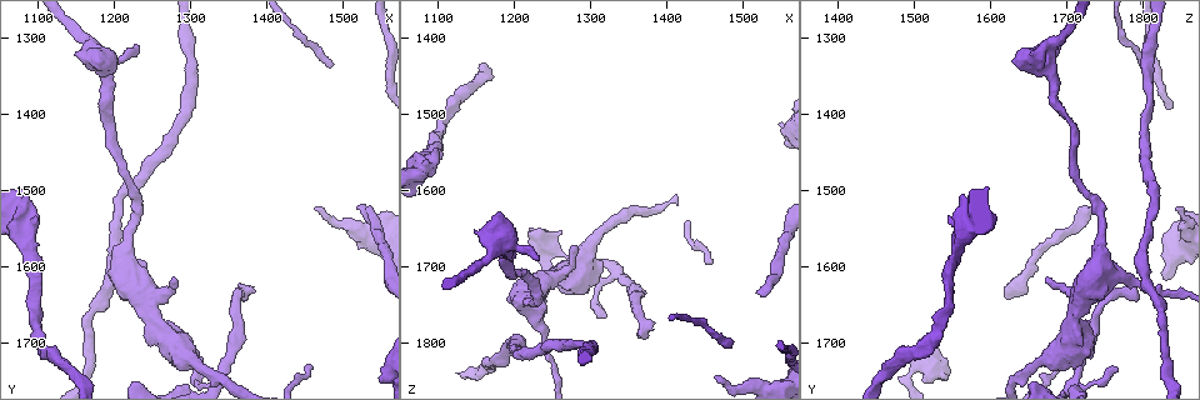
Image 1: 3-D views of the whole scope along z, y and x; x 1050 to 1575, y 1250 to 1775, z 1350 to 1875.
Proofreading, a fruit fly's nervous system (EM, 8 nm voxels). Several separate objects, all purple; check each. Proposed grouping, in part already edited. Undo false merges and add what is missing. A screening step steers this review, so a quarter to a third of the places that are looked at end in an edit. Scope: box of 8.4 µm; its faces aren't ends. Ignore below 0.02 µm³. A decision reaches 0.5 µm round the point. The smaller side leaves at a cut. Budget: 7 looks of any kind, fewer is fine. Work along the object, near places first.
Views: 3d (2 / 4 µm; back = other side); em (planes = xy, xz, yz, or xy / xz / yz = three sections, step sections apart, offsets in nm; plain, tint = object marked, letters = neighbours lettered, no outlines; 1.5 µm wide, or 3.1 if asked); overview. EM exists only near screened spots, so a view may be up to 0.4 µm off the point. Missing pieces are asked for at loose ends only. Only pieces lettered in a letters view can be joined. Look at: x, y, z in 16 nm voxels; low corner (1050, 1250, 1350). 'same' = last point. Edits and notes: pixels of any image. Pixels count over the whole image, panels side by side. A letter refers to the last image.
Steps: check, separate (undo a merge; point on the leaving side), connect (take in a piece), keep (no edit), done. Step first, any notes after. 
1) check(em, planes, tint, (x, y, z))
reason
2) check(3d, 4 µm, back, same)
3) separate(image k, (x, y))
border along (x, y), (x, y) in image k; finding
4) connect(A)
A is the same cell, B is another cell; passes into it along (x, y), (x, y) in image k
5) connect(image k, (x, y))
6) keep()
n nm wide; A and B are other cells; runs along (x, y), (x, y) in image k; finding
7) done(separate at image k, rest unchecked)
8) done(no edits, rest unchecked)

check(3d, 2 µm, (1520, 1525, 1735))
end of a long branch

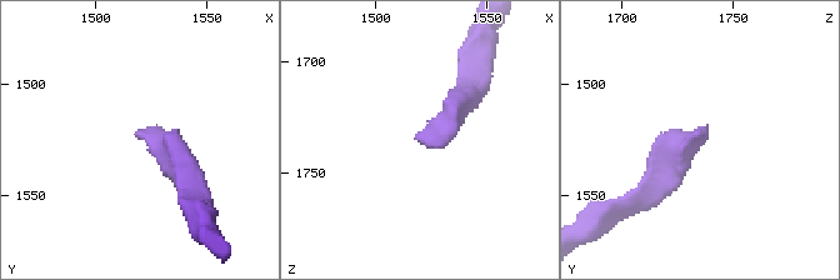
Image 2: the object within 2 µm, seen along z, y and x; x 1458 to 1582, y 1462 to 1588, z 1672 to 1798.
check(em, xy, step 4, tint, (1519, 1522, 1735))

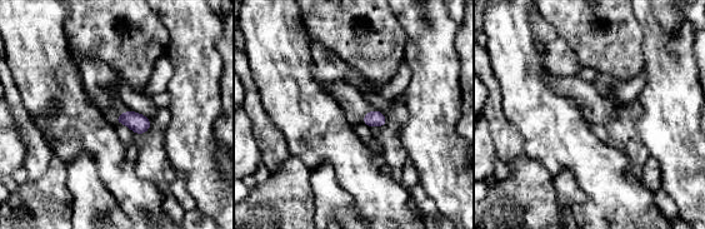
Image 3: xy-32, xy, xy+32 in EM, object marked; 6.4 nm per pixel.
check(em, planes, letters, same)

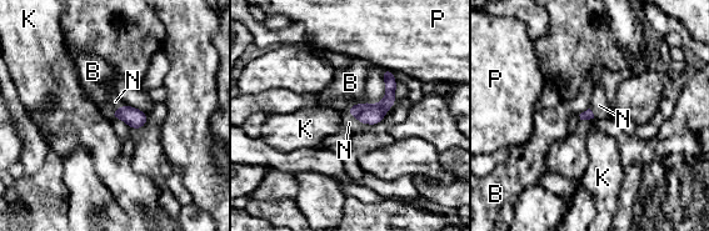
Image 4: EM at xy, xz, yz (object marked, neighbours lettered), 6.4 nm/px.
connect(N)
N is the same cell, B, K and P are other cells; passes into it along (365, 113), (359, 120), (349, 122) in image 4; the neuron continues

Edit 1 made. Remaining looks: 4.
check(overview)

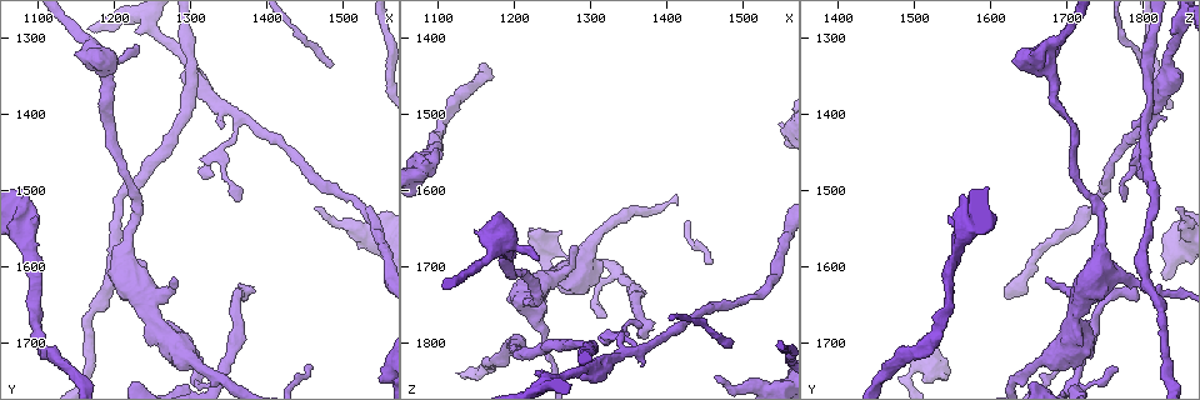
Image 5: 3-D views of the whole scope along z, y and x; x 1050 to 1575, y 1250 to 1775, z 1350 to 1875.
check(em, xy, step 8, letters, (1370, 1510, 1780))
branch stops here

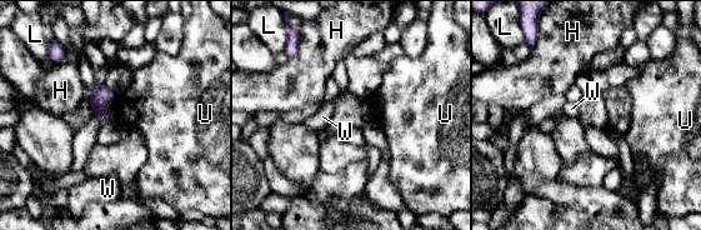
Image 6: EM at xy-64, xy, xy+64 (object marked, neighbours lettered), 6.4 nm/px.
check(em, planes, letters, same)

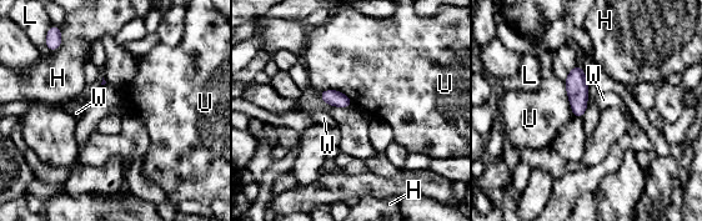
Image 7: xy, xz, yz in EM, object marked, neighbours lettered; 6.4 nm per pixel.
keep()
100 nm wide; U touches over 240 nm; H, L, U and W are other cells; none of them fits

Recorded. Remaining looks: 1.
done(connect at image 4, rest unchecked)

